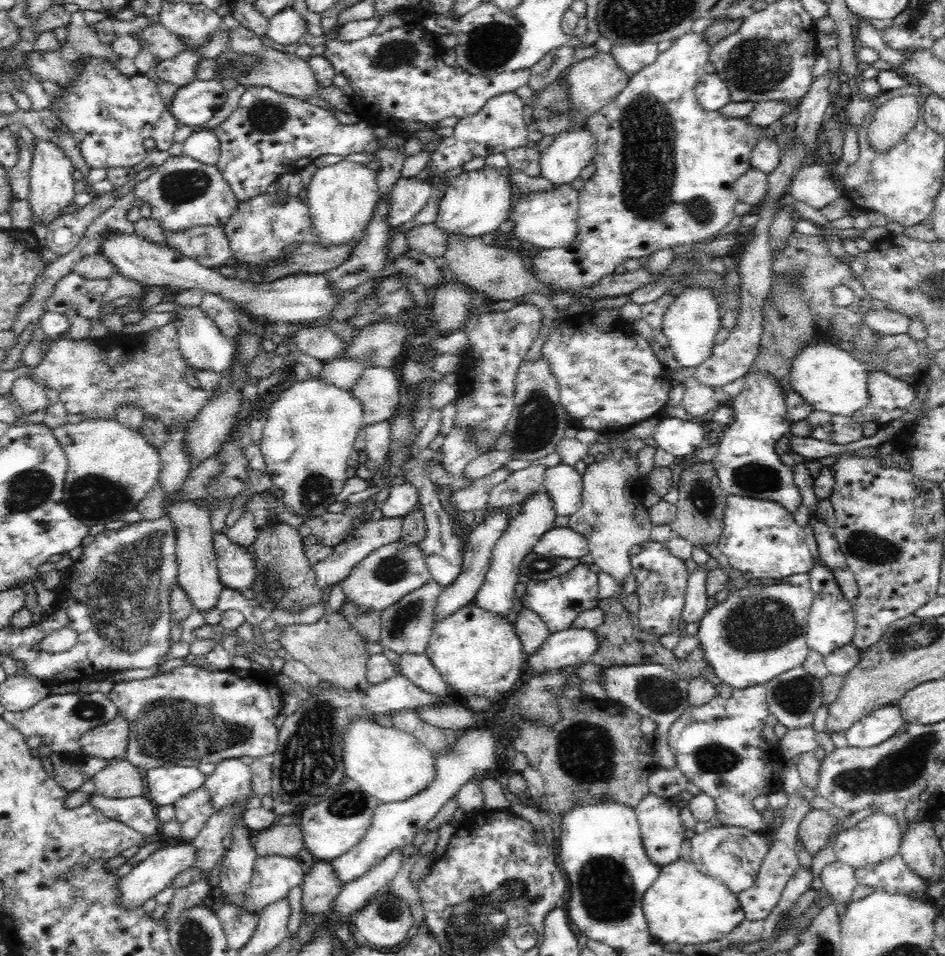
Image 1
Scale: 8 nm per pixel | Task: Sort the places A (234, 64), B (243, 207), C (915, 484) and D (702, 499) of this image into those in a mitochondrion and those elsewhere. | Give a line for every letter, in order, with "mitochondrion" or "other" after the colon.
A: mitochondrion
B: other
C: other
D: mitochondrion

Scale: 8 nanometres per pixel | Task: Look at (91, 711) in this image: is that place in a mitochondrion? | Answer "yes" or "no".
yes

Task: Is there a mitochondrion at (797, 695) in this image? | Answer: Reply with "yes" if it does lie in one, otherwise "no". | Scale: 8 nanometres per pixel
yes

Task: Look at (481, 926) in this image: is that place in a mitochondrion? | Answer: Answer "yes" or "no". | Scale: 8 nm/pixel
yes

